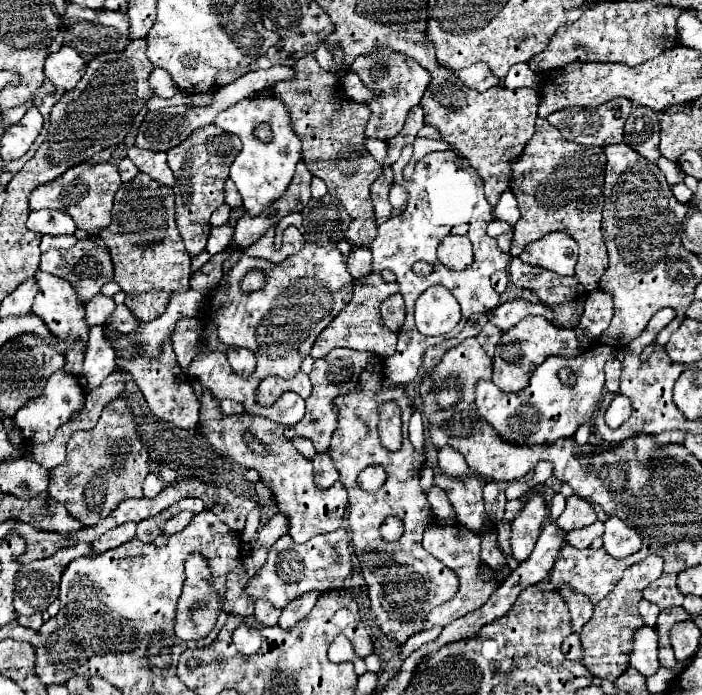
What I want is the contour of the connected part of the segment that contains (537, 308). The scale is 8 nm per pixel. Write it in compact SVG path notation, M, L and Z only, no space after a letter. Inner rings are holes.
M510 299L510 301L502 303L500 307L492 309L492 313L488 313L488 321L494 323L498 329L506 331L508 327L514 327L528 315L544 315L544 317L552 319L552 313L546 305L532 303L526 299Z

